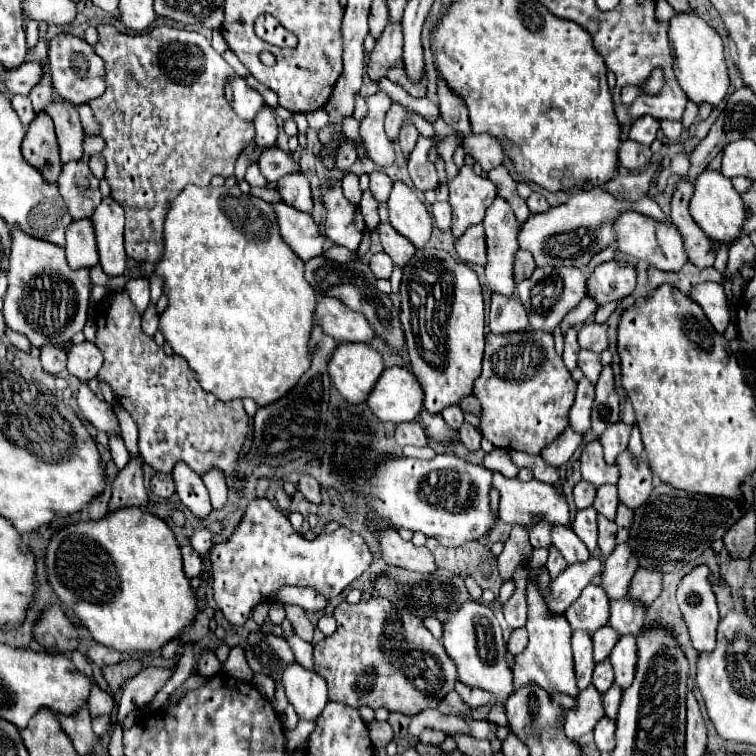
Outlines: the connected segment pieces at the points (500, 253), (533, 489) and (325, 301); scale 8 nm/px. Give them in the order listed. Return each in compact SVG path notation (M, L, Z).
M496 197L494 203L488 207L486 217L482 221L484 231L486 231L486 247L488 247L488 261L486 261L486 281L492 293L500 293L504 297L512 297L516 291L516 279L514 279L514 257L518 251L518 241L516 241L516 233L518 233L518 221L510 209L510 205L502 199Z
M492 471L492 487L500 493L500 519L514 525L520 523L524 527L528 527L530 523L536 523L538 519L544 519L548 523L562 523L562 525L570 525L570 513L568 513L568 505L566 499L556 495L554 487L548 483L540 483L536 479L532 481L520 481L518 477L506 477L500 471Z
M322 297L318 301L314 323L324 333L330 333L330 337L334 337L338 343L370 343L374 337L374 331L362 313L348 309L340 299L332 297Z

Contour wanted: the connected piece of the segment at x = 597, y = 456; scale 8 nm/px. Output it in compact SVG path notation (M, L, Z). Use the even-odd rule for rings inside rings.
M590 441L584 445L580 455L580 471L582 471L582 479L596 487L618 481L618 467L606 465L602 457L600 441Z

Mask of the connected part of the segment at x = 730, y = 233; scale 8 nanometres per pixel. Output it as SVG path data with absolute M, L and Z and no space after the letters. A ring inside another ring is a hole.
M704 169L704 173L700 173L694 181L694 193L690 199L690 215L710 239L732 241L740 233L742 221L746 217L746 209L728 177L724 177L720 171Z

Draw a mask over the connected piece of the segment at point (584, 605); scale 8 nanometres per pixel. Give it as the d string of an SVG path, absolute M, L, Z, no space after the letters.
M588 585L580 597L566 609L564 617L572 625L572 629L582 629L586 633L594 633L602 625L608 623L610 617L610 601L606 593L598 585Z

